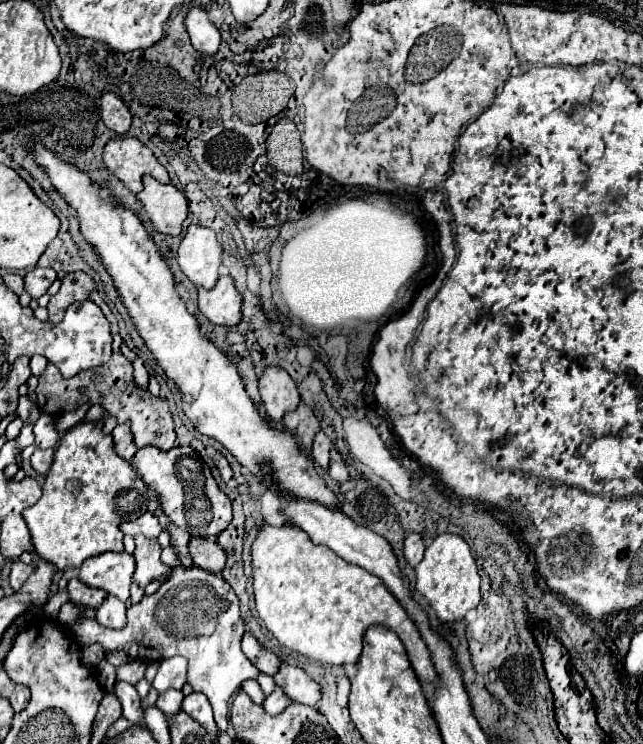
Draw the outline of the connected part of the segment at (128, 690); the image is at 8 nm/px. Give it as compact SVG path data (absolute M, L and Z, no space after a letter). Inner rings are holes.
M118 681L116 683L116 697L122 703L122 717L126 717L130 723L138 725L140 717L142 717L142 709L140 709L140 699L138 699L134 685Z

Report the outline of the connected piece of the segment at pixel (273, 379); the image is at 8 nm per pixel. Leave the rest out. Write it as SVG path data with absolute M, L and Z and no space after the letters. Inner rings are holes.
M268 367L260 377L260 397L268 419L280 423L284 413L294 411L300 403L298 387L292 377L280 367Z

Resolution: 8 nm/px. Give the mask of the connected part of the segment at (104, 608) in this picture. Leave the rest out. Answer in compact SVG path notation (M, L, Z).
M112 595L96 609L96 621L106 629L120 629L126 623L126 605Z

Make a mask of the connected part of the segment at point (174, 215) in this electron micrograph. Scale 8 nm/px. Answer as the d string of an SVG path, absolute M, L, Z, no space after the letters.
M152 175L142 177L144 189L136 195L144 205L156 231L180 235L182 221L188 215L186 197L172 183L158 183Z

